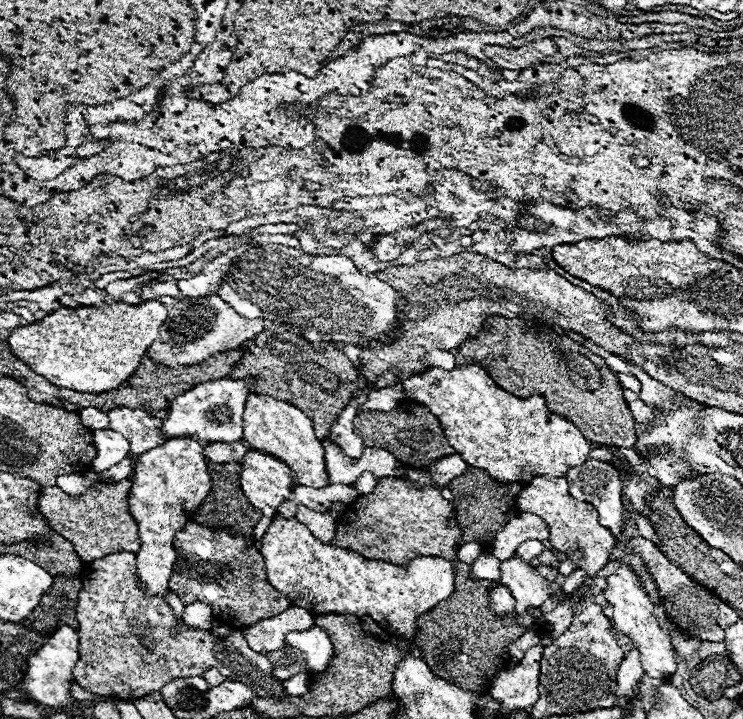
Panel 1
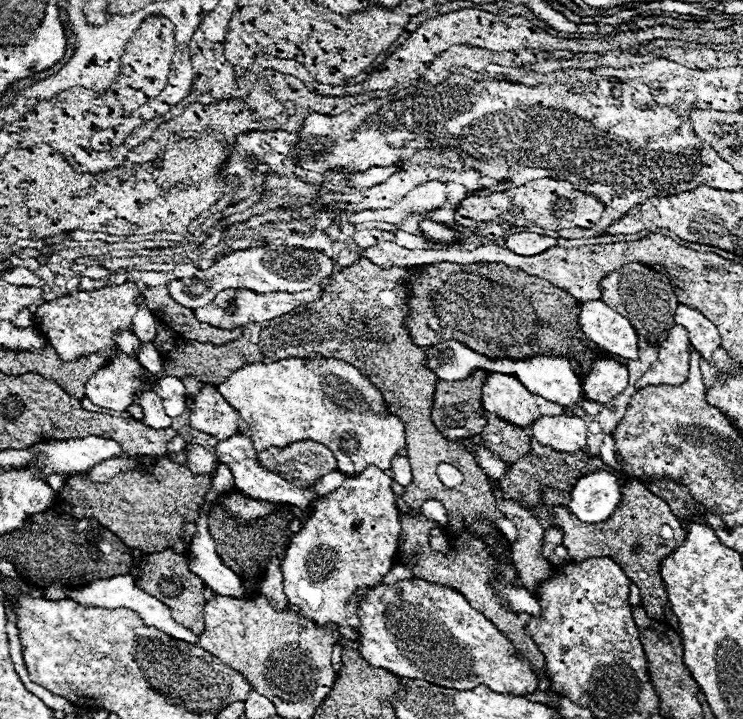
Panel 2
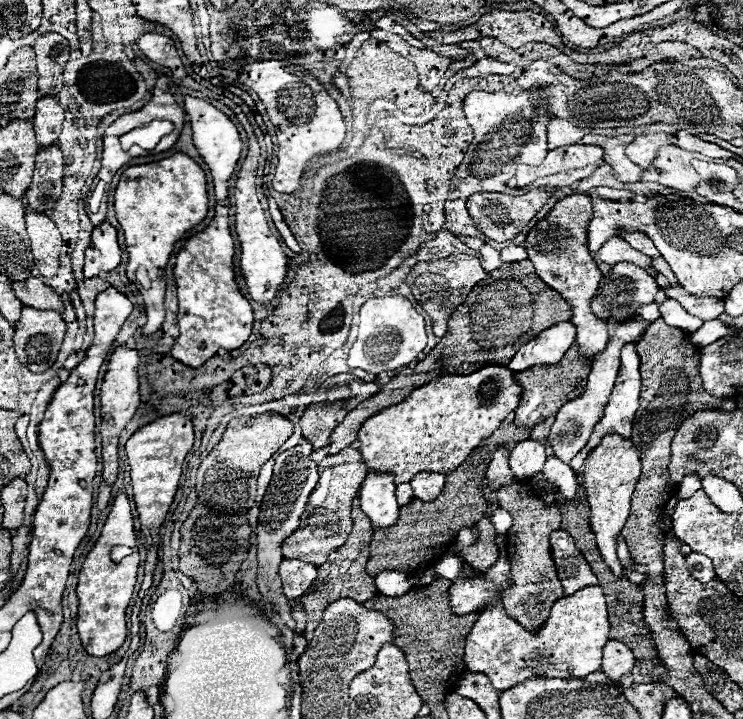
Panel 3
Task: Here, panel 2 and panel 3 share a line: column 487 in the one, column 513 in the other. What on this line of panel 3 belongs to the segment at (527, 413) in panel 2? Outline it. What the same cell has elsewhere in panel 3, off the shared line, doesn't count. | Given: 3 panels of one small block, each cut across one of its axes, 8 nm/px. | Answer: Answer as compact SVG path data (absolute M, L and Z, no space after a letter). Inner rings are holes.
M484 366L472 374L442 374L412 392L404 402L370 416L358 430L362 462L370 472L394 474L394 482L410 482L420 472L446 474L514 412L520 386L504 366Z

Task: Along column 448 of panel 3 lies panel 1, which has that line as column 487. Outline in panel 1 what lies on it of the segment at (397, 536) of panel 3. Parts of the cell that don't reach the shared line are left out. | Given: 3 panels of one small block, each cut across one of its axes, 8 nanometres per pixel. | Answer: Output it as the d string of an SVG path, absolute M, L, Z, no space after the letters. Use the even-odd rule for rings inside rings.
M468 466L468 472L464 472L464 476L458 476L456 480L452 480L448 484L448 488L452 492L456 492L454 494L456 500L452 504L456 506L456 518L462 526L462 542L464 544L478 540L482 544L482 548L486 550L490 546L490 542L494 540L494 536L508 524L508 520L518 516L514 498L522 490L522 484L516 484L516 482L500 484L498 480L488 476L488 472L484 472L482 468Z

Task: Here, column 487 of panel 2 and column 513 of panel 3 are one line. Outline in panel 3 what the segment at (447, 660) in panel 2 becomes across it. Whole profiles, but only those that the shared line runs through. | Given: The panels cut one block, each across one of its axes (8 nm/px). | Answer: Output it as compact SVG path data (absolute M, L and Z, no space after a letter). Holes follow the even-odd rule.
M586 586L572 596L556 600L542 628L530 632L504 612L498 600L484 612L466 636L464 660L468 672L482 672L496 690L504 692L522 680L532 678L584 678L600 670L602 648L608 640L608 612L600 586Z

